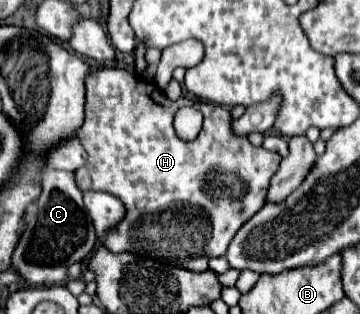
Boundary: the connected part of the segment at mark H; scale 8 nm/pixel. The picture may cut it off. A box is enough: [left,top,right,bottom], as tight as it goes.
[74,66,281,272]

